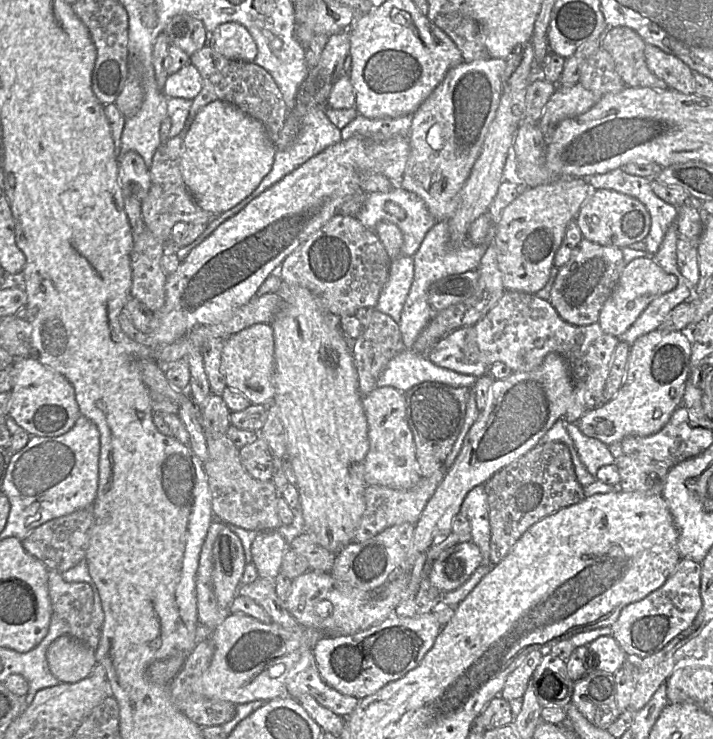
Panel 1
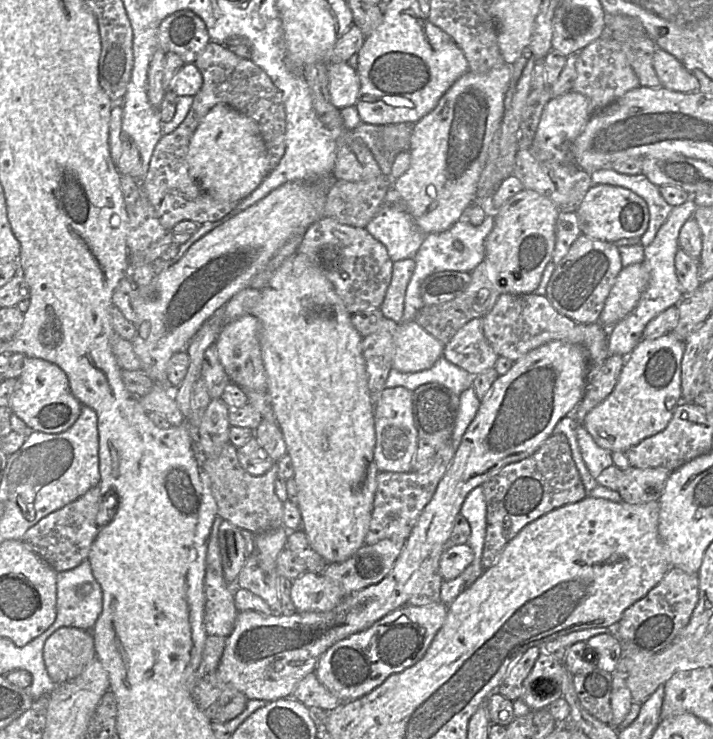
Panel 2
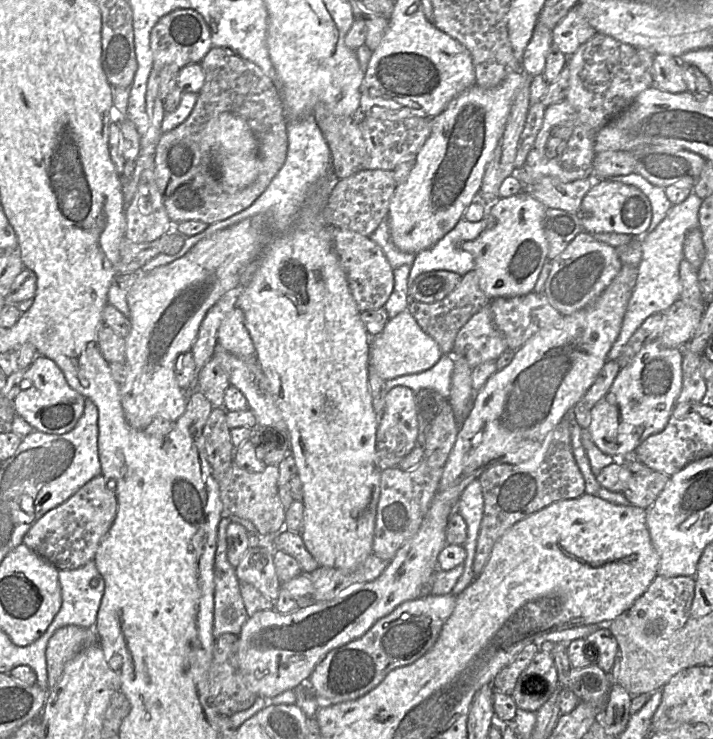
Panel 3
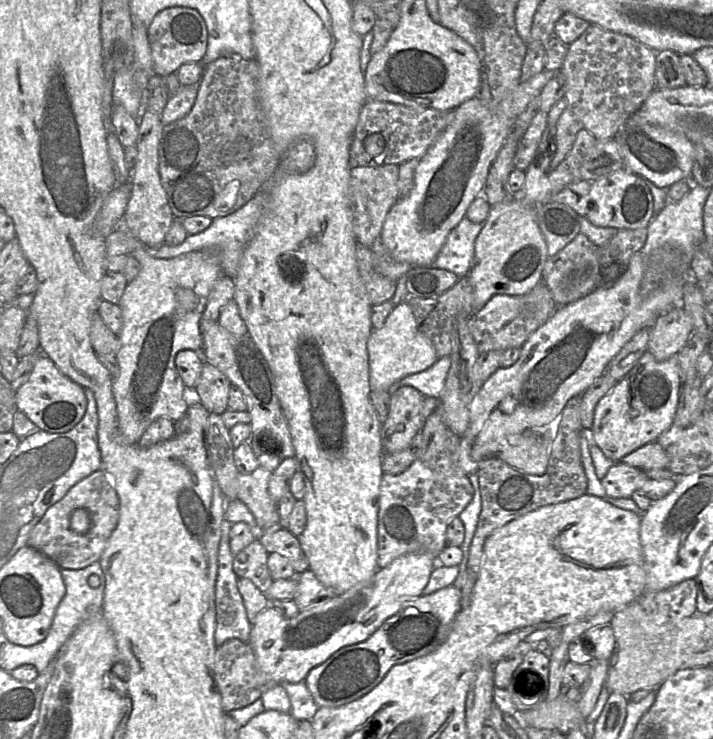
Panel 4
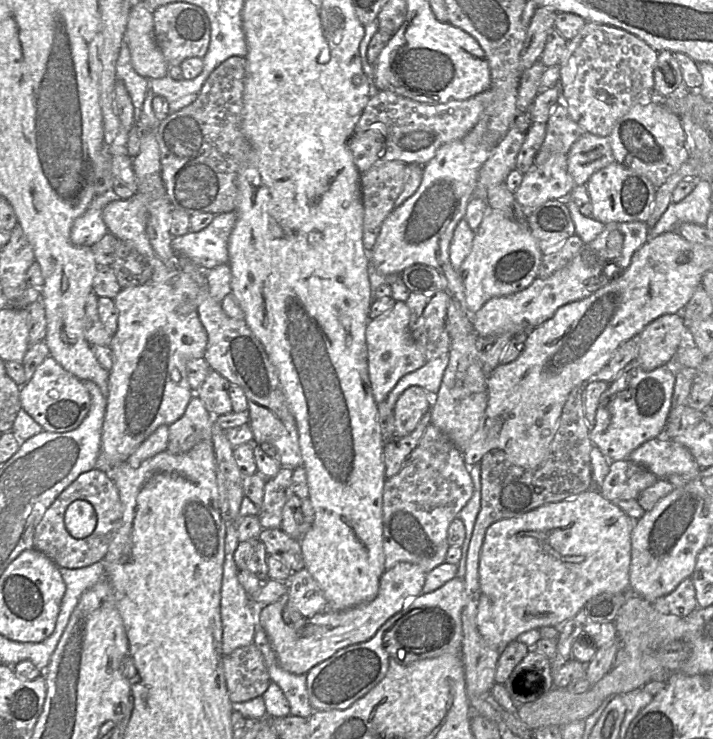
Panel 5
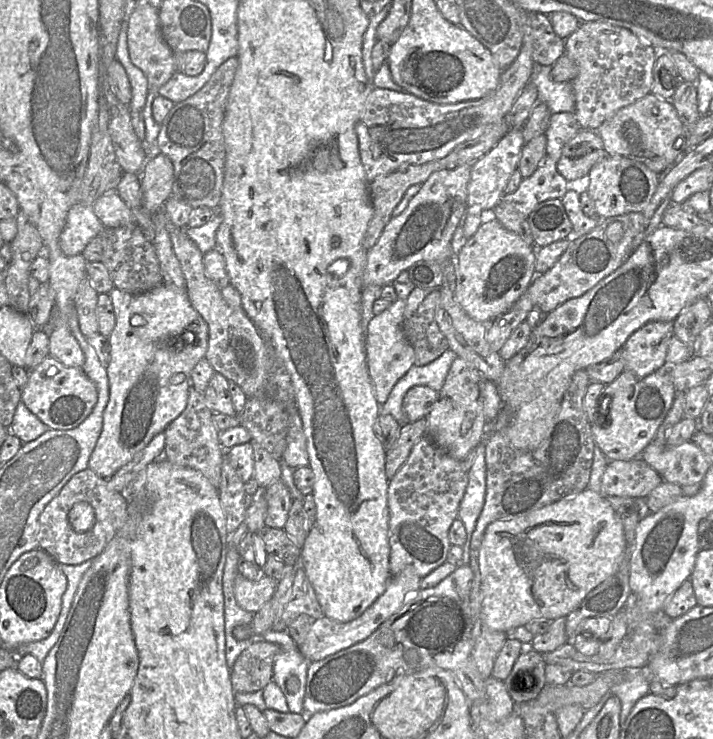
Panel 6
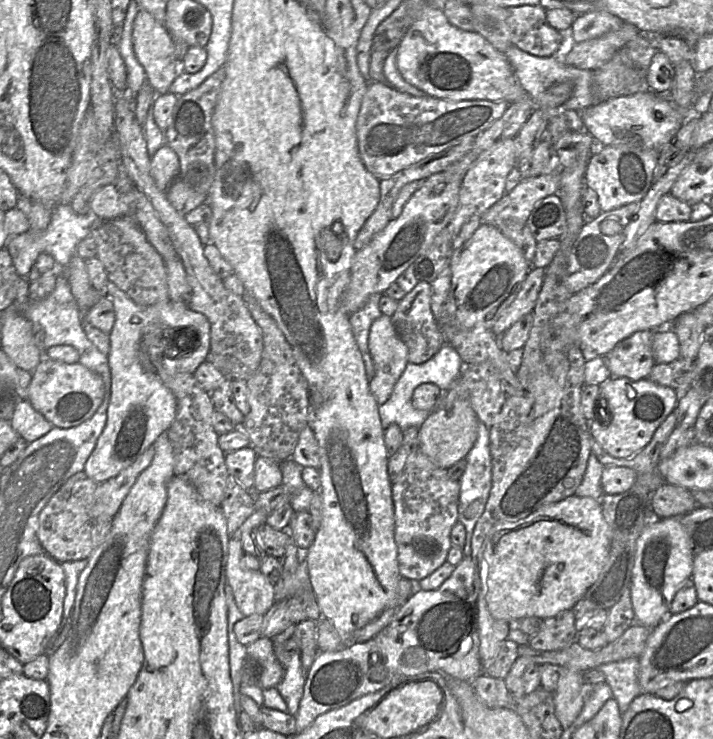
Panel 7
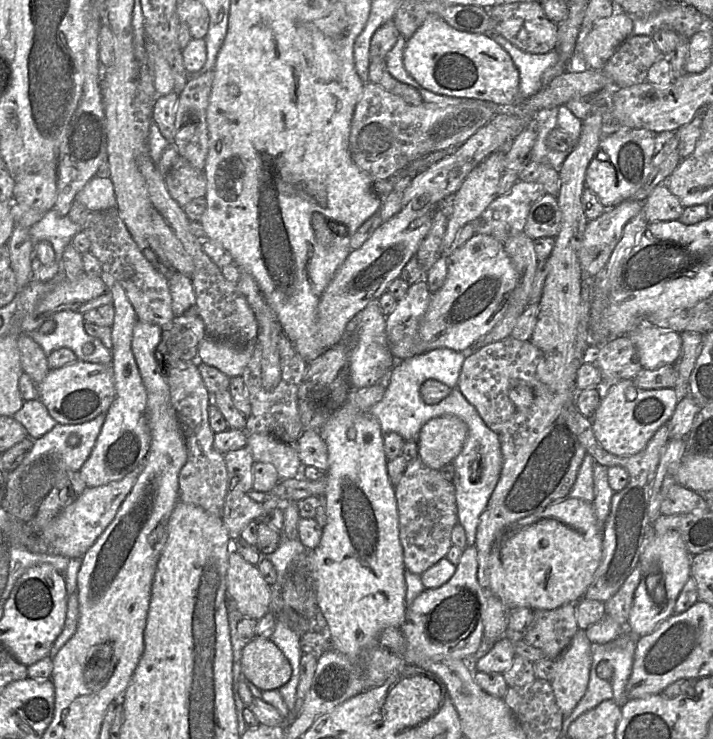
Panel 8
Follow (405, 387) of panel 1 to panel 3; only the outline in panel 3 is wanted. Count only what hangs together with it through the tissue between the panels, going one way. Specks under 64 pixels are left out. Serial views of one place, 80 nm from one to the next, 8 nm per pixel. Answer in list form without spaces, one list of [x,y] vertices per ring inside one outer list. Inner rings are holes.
[[[442,355],[439,361],[430,369],[423,372],[407,374],[385,381],[386,390],[396,386],[406,386],[415,393],[429,388],[437,391],[445,399],[449,398],[451,379],[454,369],[453,355]]]

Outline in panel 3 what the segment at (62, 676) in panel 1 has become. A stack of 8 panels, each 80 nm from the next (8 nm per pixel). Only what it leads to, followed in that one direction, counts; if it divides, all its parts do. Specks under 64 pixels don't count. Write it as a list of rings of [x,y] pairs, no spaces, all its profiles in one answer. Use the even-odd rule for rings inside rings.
[[[65,626],[57,629],[46,647],[46,665],[49,689],[62,675],[65,665],[80,651],[98,643],[92,628]]]

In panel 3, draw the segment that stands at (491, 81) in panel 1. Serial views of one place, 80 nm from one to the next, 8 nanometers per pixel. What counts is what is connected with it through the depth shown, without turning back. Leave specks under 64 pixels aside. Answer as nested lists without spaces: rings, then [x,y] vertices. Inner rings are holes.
[[[519,70],[510,73],[493,88],[482,88],[475,84],[455,97],[442,113],[432,118],[431,133],[416,154],[414,167],[405,181],[396,185],[388,208],[386,219],[391,239],[399,250],[416,255],[431,248],[455,227],[468,206],[478,198],[486,167],[504,132],[514,97],[527,79],[530,86],[531,78]]]

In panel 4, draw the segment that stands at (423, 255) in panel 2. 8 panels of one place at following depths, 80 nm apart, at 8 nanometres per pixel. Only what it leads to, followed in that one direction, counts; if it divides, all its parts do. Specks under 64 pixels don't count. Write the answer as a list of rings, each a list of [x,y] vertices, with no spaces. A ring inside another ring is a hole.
[[[463,217],[450,231],[431,267],[448,270],[459,278],[467,276],[474,257],[474,243],[482,226]]]

